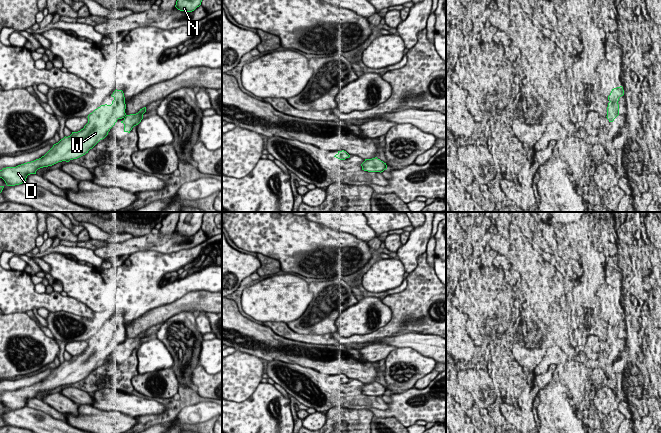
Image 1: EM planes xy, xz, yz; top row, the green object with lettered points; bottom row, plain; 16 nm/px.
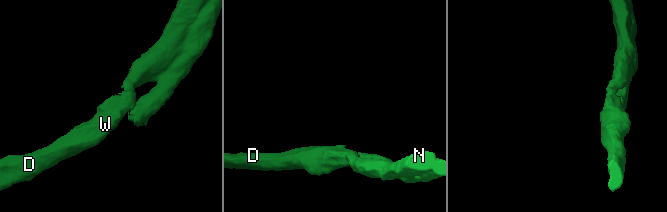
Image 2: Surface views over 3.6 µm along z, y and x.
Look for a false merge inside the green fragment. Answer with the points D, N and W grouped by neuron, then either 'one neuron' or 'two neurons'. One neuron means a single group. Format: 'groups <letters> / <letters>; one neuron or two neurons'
groups D N W; one neuron

